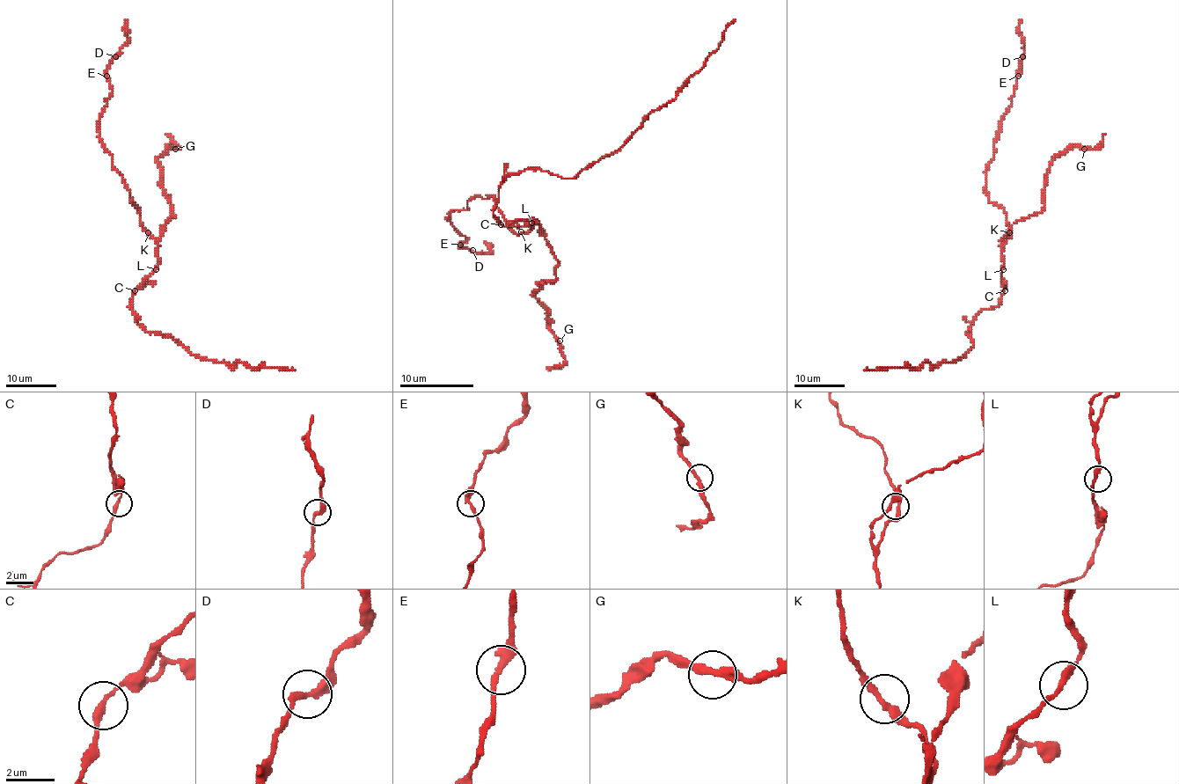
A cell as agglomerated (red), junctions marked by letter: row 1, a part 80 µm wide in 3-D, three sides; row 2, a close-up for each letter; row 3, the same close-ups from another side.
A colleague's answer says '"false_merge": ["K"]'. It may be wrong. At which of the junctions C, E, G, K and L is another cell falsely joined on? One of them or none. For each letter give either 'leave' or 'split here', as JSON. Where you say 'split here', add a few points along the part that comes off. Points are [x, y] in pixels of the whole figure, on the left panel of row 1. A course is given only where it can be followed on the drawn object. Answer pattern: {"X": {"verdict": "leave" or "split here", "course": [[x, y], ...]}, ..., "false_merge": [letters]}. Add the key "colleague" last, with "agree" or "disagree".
{"C": {"verdict": "leave"}, "E": {"verdict": "leave"}, "G": {"verdict": "leave"}, "K": {"verdict": "leave"}, "L": {"verdict": "leave"}, "false_merge": [], "colleague": "disagree"}

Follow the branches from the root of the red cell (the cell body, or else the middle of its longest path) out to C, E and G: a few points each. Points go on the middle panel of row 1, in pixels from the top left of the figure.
C: (530, 221), (511, 221), (506, 226), (501, 224)
E: (530, 221), (515, 234), (491, 195), (472, 197), (447, 219), (467, 239), (459, 245)
G: (530, 221), (539, 223), (558, 261), (556, 280), (541, 283), (536, 296), (560, 340)

